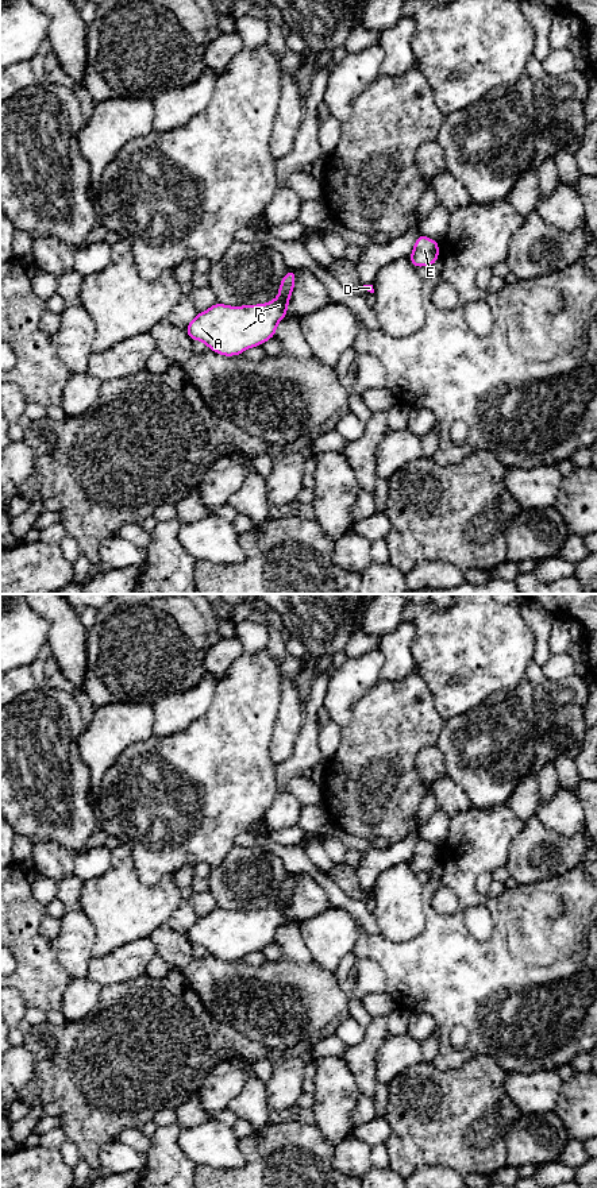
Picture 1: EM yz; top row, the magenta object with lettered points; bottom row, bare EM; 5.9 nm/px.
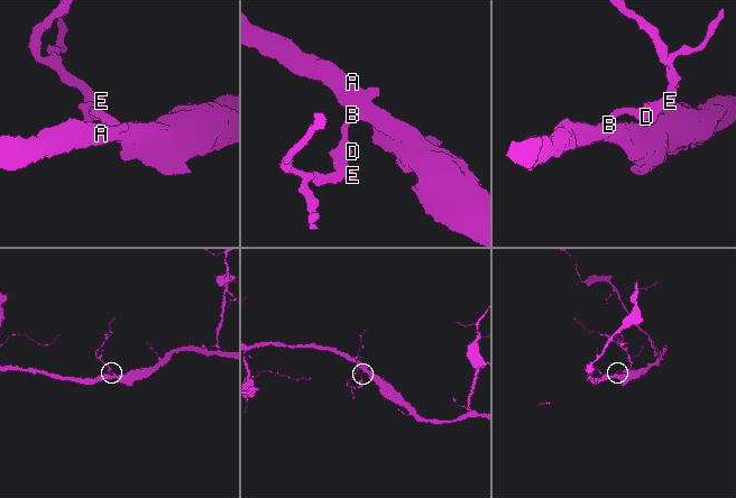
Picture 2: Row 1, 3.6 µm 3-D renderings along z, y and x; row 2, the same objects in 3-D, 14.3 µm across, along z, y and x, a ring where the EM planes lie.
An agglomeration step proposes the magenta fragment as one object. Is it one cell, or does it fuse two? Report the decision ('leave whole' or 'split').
leave whole

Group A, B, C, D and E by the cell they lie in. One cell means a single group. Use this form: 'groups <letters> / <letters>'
groups A B C D E

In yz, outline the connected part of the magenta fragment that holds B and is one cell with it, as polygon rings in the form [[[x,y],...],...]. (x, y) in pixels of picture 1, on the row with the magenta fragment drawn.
[[[288,270],[277,298],[266,304],[242,306],[216,302],[205,312],[197,313],[185,331],[192,340],[204,342],[216,354],[242,355],[247,348],[262,346],[276,336],[278,323],[288,315],[294,282],[294,270]]]

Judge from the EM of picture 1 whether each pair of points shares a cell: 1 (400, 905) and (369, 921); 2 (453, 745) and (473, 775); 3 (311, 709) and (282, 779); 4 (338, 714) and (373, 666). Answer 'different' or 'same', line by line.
1: different
2: same
3: same
4: same

